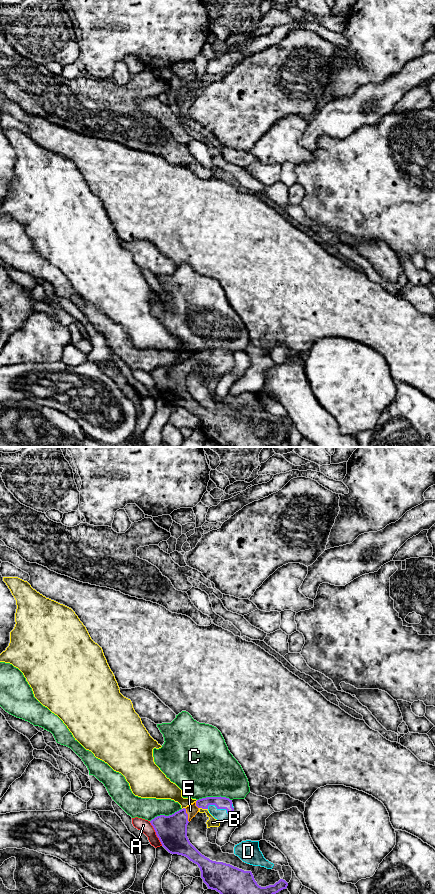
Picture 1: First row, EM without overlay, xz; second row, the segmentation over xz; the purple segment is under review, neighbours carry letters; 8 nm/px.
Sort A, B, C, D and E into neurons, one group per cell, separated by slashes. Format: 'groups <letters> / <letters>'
groups A / B / C / D E

